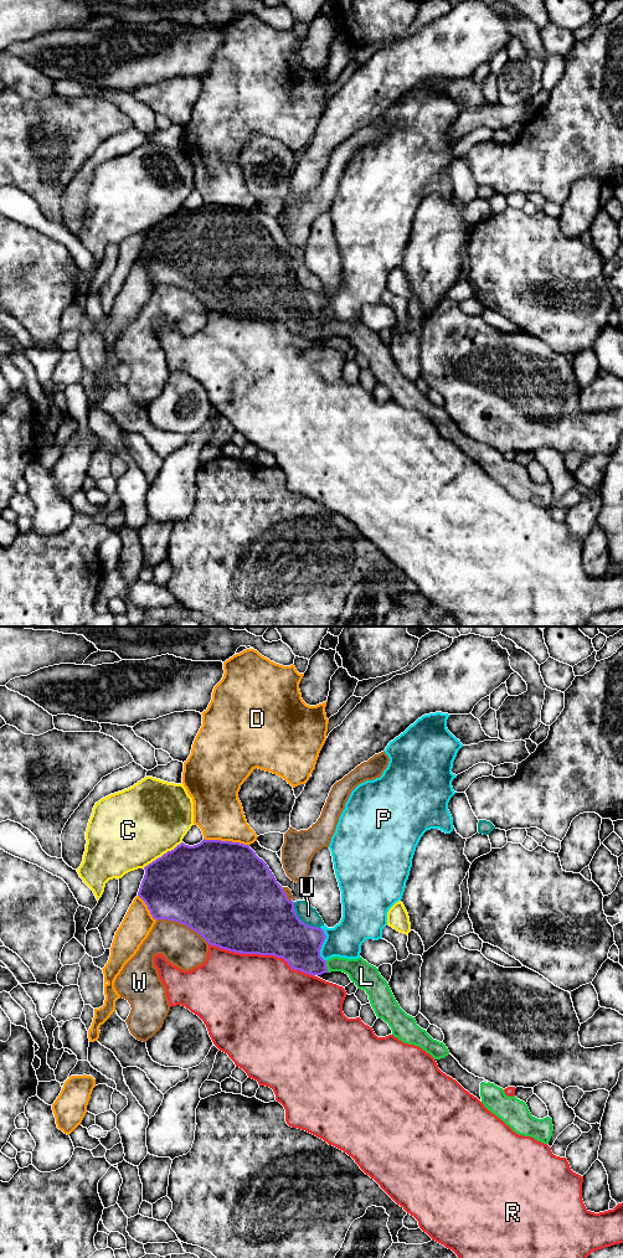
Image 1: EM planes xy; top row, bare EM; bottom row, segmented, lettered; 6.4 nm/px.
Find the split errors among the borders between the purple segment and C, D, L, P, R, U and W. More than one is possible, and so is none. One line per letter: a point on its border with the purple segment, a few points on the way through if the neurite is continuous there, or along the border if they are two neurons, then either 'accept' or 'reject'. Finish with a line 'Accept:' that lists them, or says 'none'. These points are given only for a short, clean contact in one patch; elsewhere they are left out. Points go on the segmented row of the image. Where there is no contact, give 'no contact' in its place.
C: contact xy (163, 855); reject
D: contact xy (226, 841); reject
L: contact xy (327, 967); way xy (299, 944), (327, 967), (348, 965), (361, 973); accept
P: contact xy (322, 944); reject
R: contact xy (262, 954); reject
U: contact xy (300, 921); reject
W: contact xy (183, 923); reject
Accept: L

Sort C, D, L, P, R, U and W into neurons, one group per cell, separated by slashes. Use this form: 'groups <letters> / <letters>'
groups C / D / L / P / R / U / W

